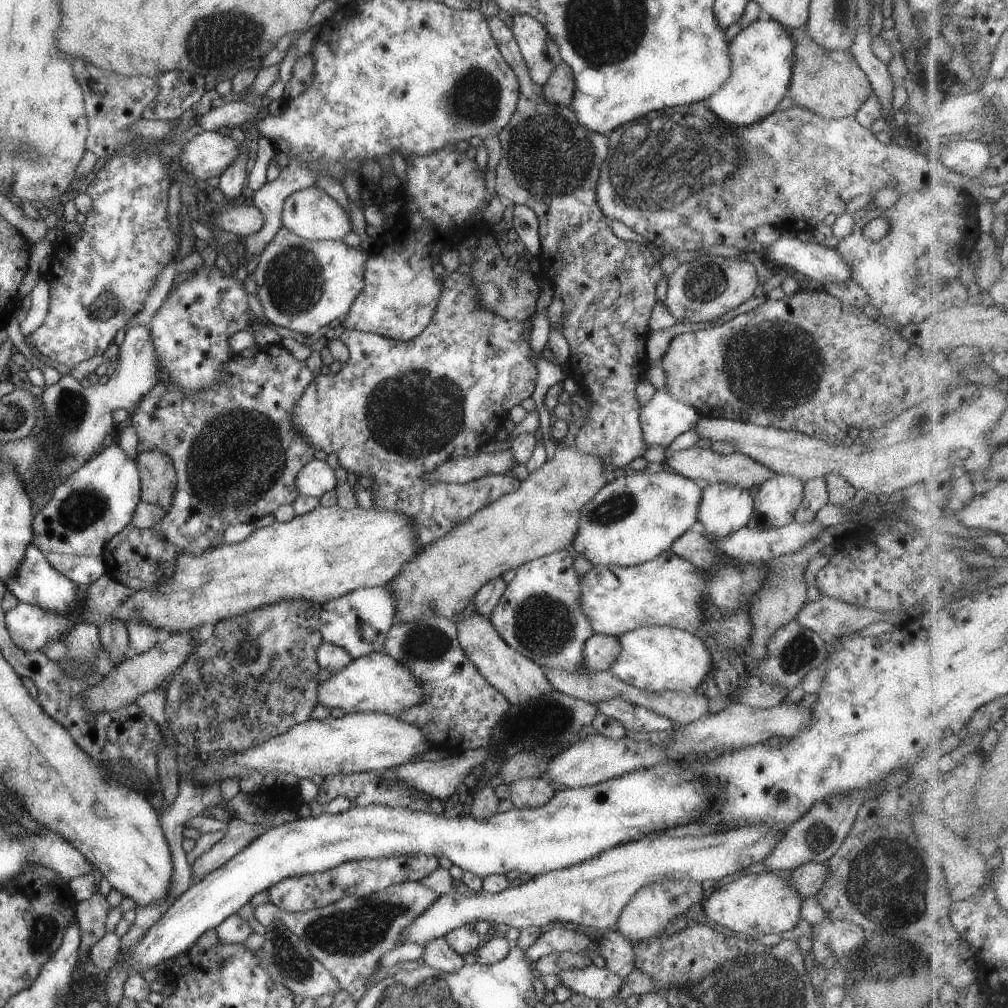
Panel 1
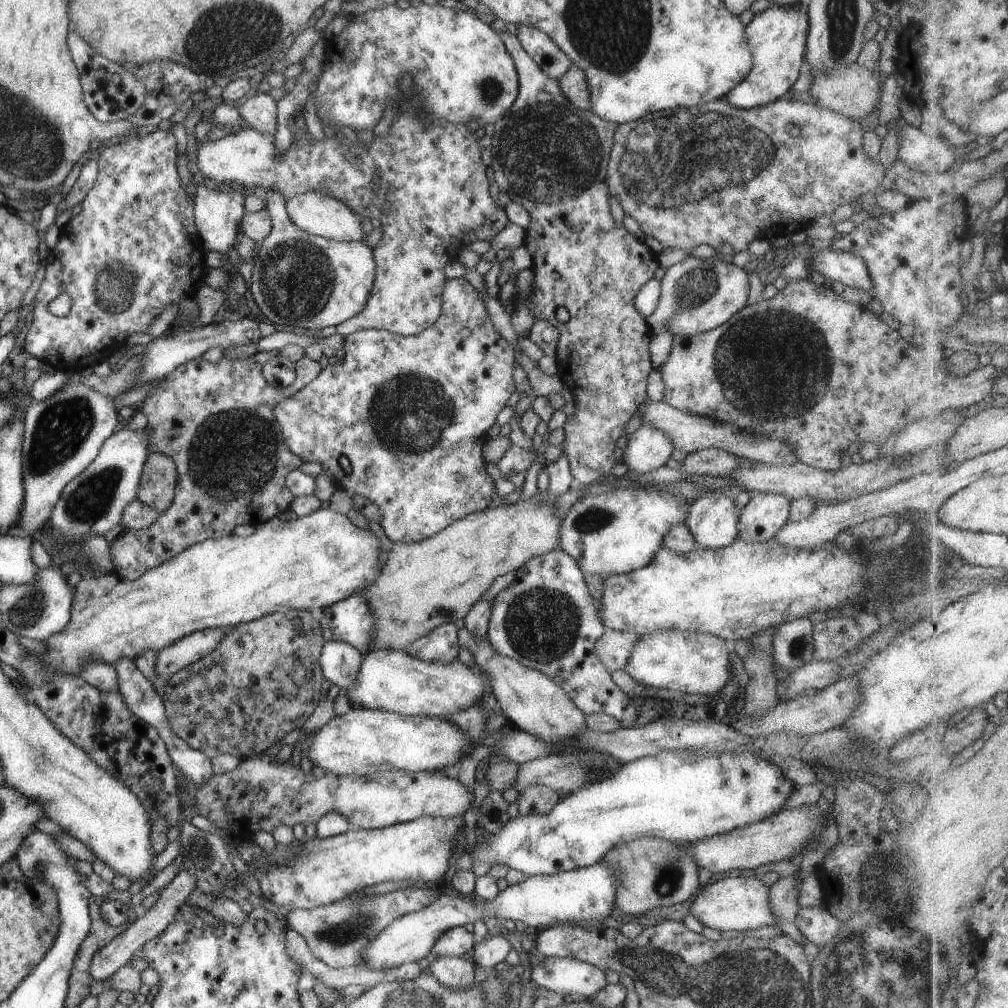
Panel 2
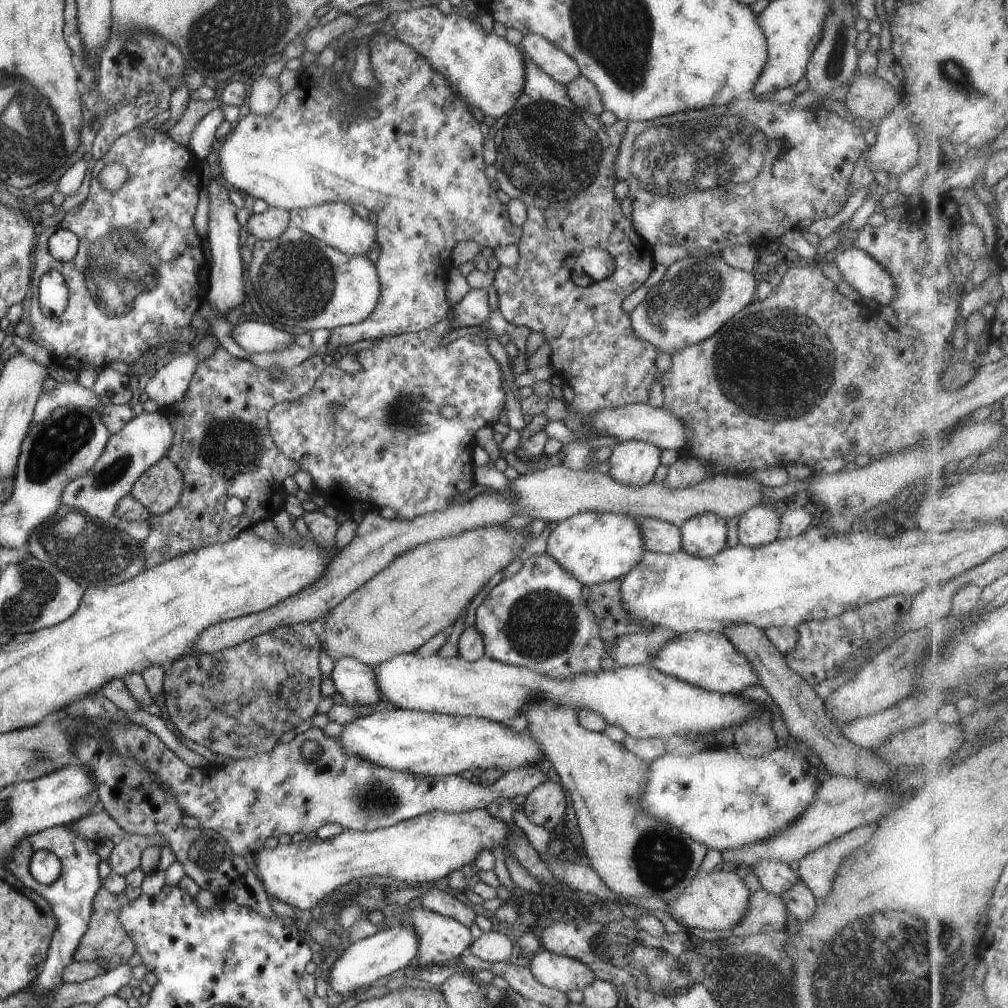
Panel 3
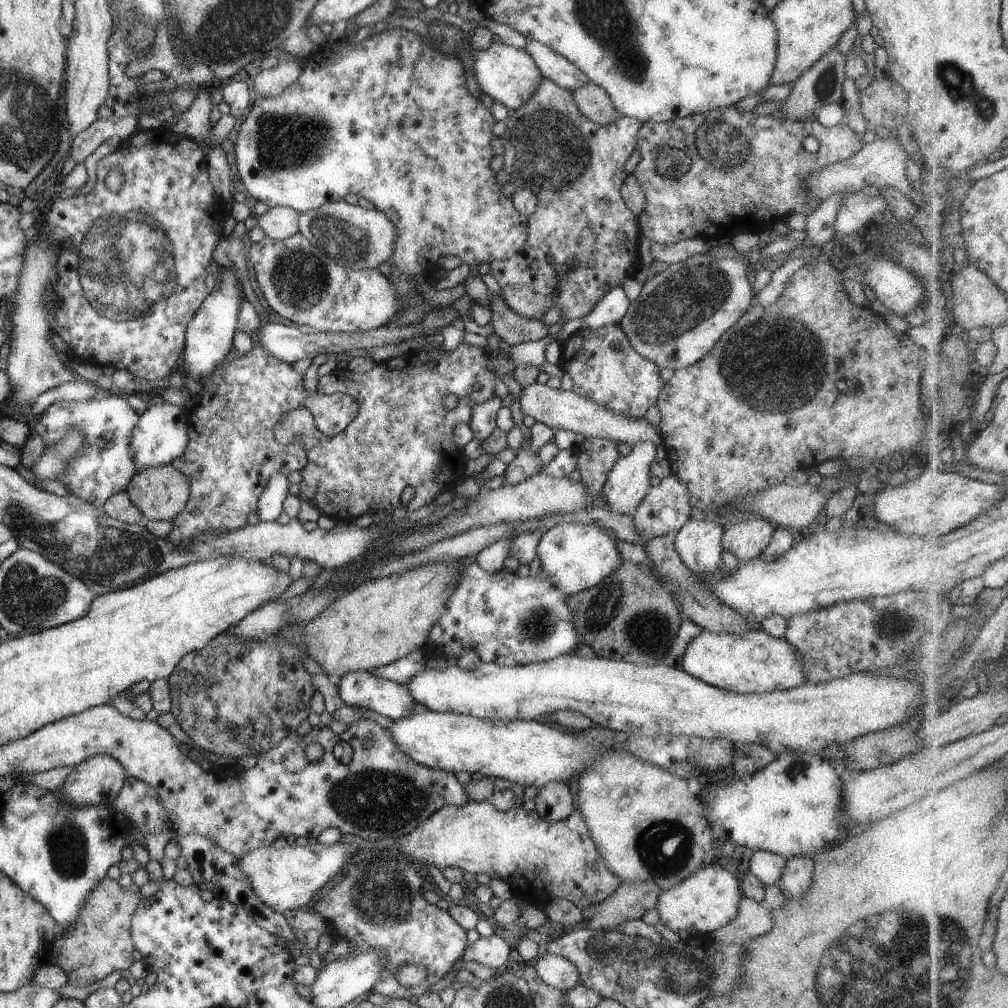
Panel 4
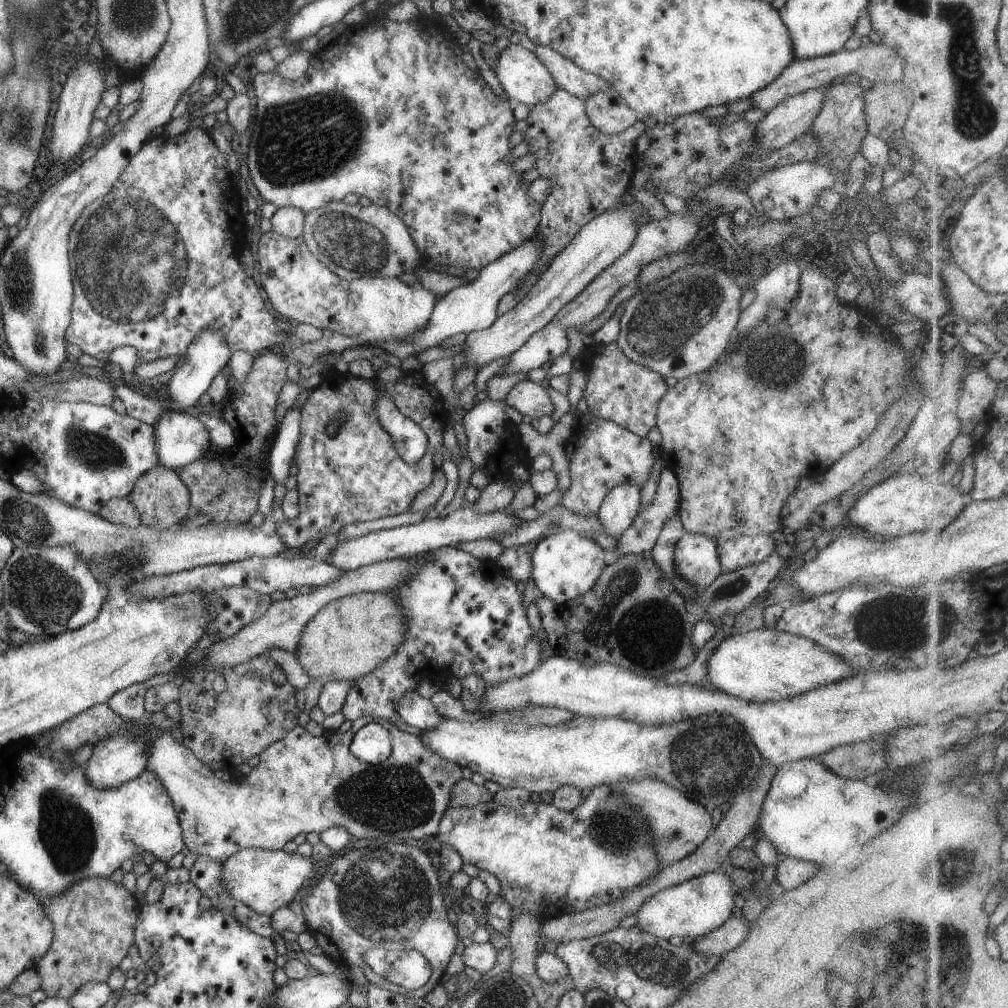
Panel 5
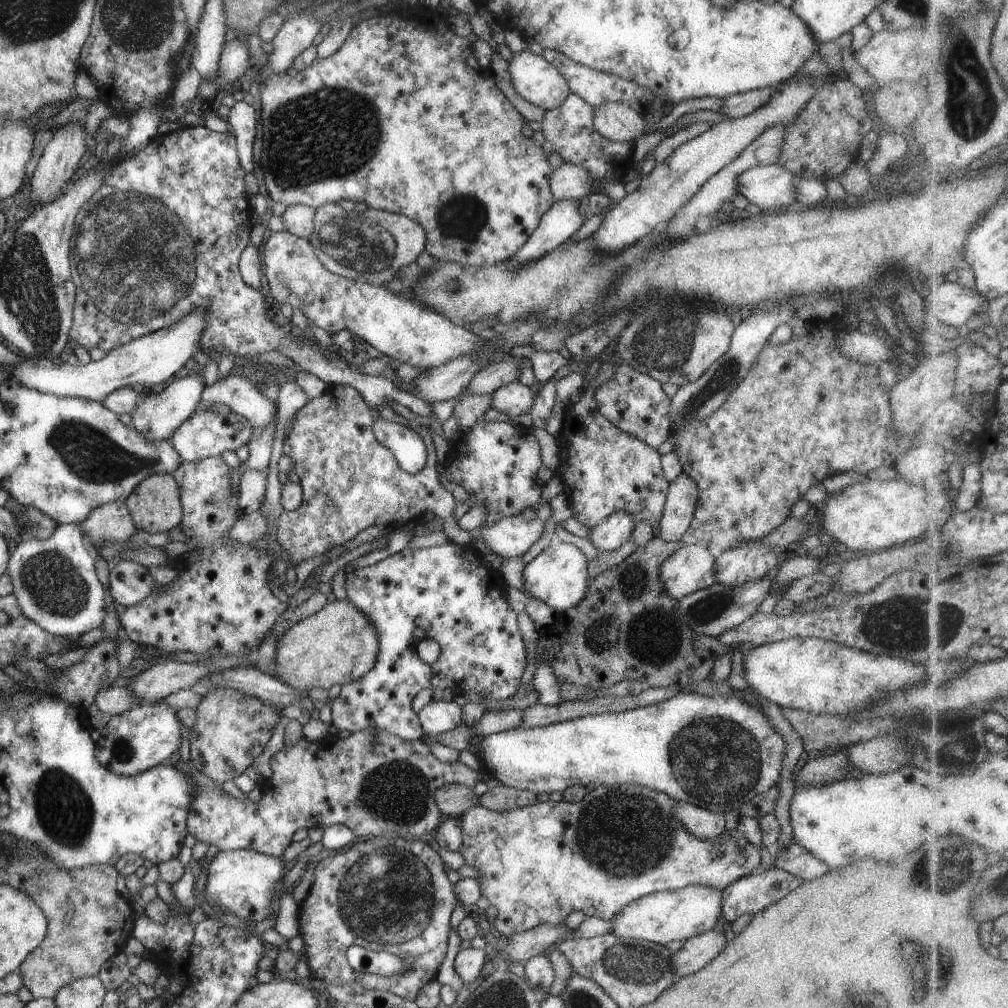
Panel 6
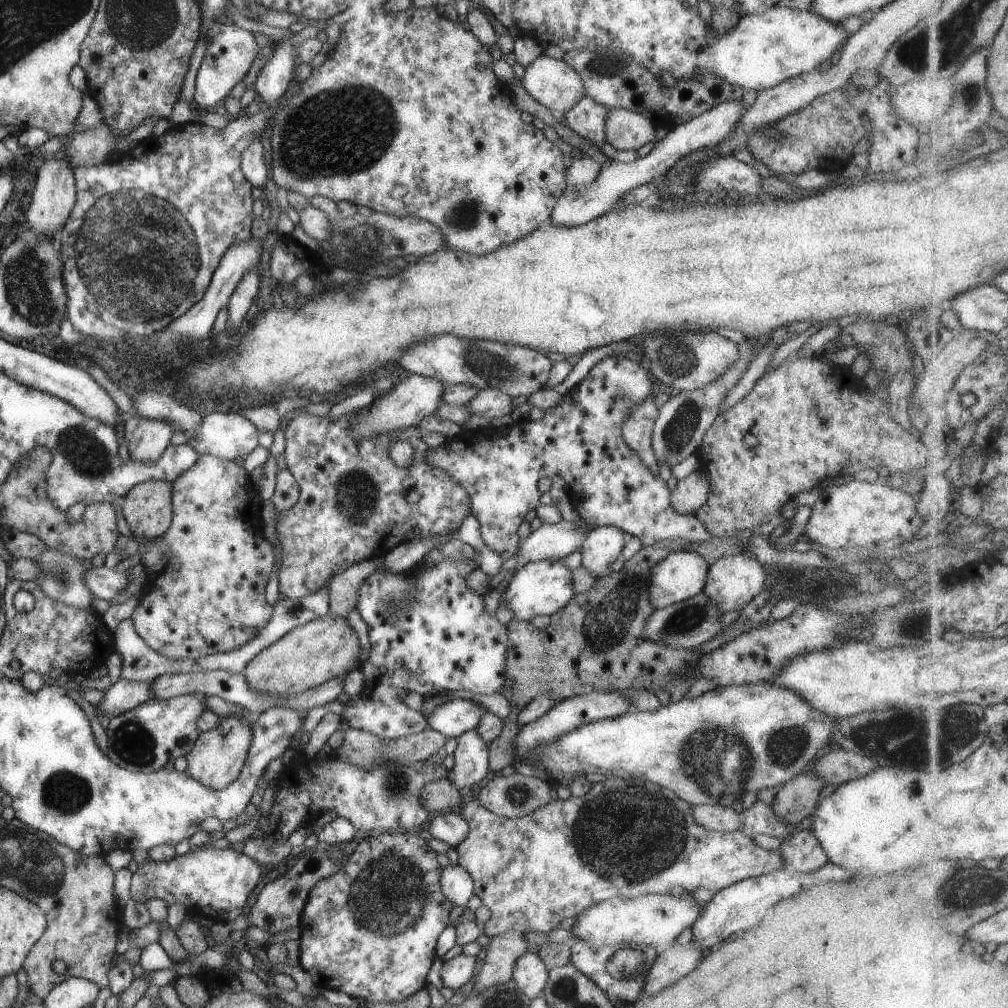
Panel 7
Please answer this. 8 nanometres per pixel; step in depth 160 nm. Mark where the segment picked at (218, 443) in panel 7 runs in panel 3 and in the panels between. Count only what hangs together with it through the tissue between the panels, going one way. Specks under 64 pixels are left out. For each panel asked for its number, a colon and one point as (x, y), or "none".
3: (143, 440)
4: (160, 436)
5: (180, 438)
6: (206, 434)

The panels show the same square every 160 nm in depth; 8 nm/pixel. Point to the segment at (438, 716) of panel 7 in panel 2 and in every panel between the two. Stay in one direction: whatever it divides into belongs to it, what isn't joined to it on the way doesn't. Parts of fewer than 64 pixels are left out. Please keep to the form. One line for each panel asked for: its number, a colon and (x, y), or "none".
2: (338, 662)
3: (355, 682)
4: (357, 689)
5: (416, 711)
6: (436, 717)

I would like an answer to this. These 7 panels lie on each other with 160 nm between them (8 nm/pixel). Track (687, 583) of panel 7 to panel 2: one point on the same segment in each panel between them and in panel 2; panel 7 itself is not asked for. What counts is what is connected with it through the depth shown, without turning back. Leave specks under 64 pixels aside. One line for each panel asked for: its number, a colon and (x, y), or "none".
2: (712, 519)
3: (703, 535)
4: (697, 543)
5: (695, 559)
6: (690, 568)

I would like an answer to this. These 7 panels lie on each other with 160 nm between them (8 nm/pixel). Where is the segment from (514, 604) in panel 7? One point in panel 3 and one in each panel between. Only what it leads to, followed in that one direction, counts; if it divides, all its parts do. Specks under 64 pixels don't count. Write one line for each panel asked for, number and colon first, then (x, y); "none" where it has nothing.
3: (594, 547)
4: (573, 557)
5: (565, 564)
6: (557, 575)

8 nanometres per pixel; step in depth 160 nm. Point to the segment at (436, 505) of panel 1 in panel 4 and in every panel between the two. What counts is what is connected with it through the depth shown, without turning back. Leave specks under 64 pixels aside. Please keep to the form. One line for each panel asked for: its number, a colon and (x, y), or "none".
2: (410, 413)
3: (372, 439)
4: (402, 436)

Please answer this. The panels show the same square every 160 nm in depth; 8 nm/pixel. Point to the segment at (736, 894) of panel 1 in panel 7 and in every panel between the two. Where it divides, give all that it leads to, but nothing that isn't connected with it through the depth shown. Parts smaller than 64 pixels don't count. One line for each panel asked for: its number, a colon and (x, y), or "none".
2: (739, 903)
3: (714, 900)
4: (706, 900)
5: (690, 909)
6: (663, 916)
7: (652, 920)

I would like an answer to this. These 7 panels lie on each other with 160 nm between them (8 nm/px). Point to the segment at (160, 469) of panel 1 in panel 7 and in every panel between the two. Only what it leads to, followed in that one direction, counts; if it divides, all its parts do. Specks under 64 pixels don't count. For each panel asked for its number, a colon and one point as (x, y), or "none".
2: (156, 488)
3: (158, 489)
4: (159, 492)
5: (162, 501)
6: (154, 505)
7: (147, 508)

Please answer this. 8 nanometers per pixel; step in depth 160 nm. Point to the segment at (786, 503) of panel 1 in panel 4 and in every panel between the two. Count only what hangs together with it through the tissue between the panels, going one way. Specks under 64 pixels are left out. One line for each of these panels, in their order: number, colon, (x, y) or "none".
2: (765, 513)
3: (757, 526)
4: (745, 540)

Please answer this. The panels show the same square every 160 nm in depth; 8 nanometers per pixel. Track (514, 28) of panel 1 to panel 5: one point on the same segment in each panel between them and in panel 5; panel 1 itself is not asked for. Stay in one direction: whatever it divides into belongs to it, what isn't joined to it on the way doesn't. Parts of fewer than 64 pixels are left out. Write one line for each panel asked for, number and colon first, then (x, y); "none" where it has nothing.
2: (550, 60)
3: (560, 67)
4: (552, 66)
5: (567, 76)

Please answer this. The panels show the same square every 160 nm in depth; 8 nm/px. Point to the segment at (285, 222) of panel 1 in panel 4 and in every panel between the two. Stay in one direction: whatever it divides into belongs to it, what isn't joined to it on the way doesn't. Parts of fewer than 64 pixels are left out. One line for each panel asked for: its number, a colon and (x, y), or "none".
2: (317, 214)
3: (335, 224)
4: (354, 238)

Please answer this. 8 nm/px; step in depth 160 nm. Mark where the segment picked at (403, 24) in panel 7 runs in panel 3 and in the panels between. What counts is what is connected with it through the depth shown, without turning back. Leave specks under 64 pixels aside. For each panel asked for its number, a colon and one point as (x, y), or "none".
3: (418, 165)
4: (387, 118)
5: (417, 132)
6: (402, 118)

